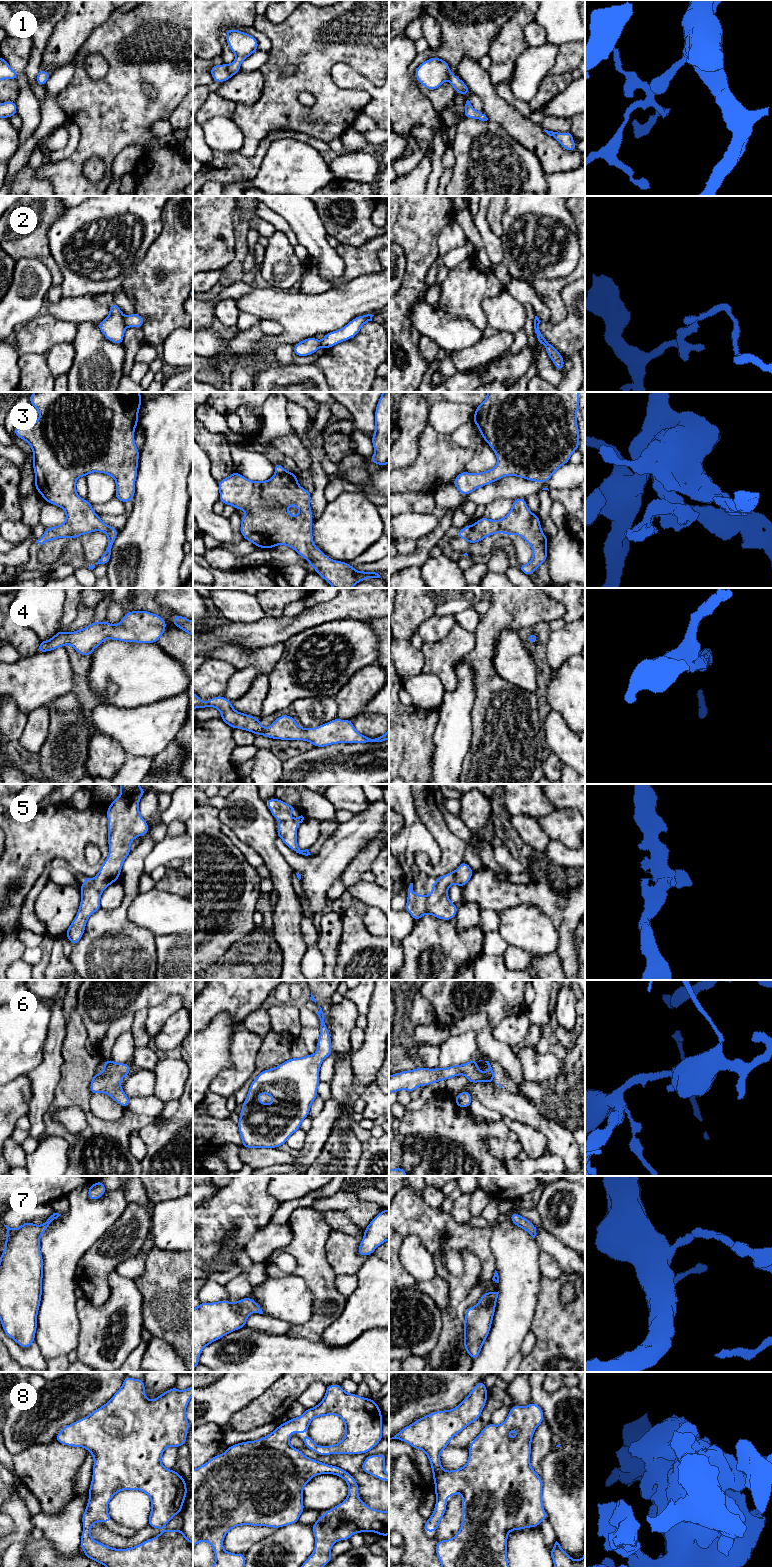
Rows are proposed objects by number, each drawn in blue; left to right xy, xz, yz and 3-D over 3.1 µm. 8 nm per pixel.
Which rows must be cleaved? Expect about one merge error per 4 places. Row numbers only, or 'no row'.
2

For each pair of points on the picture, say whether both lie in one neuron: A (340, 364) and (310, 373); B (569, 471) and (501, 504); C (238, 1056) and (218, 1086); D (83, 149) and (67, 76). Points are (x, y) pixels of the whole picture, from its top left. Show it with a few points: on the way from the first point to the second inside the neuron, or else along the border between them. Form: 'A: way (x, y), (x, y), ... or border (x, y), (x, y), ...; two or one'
A: border (313, 363), (322, 372), (327, 381); two
B: border (513, 499), (496, 498), (488, 504); two
C: way (239, 1065), (239, 1070), (227, 1082); one
D: border (74, 60), (73, 78), (58, 94), (58, 103); two

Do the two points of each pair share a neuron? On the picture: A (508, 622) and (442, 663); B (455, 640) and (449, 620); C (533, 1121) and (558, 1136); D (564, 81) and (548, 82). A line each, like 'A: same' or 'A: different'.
A: different
B: different
C: same
D: same

